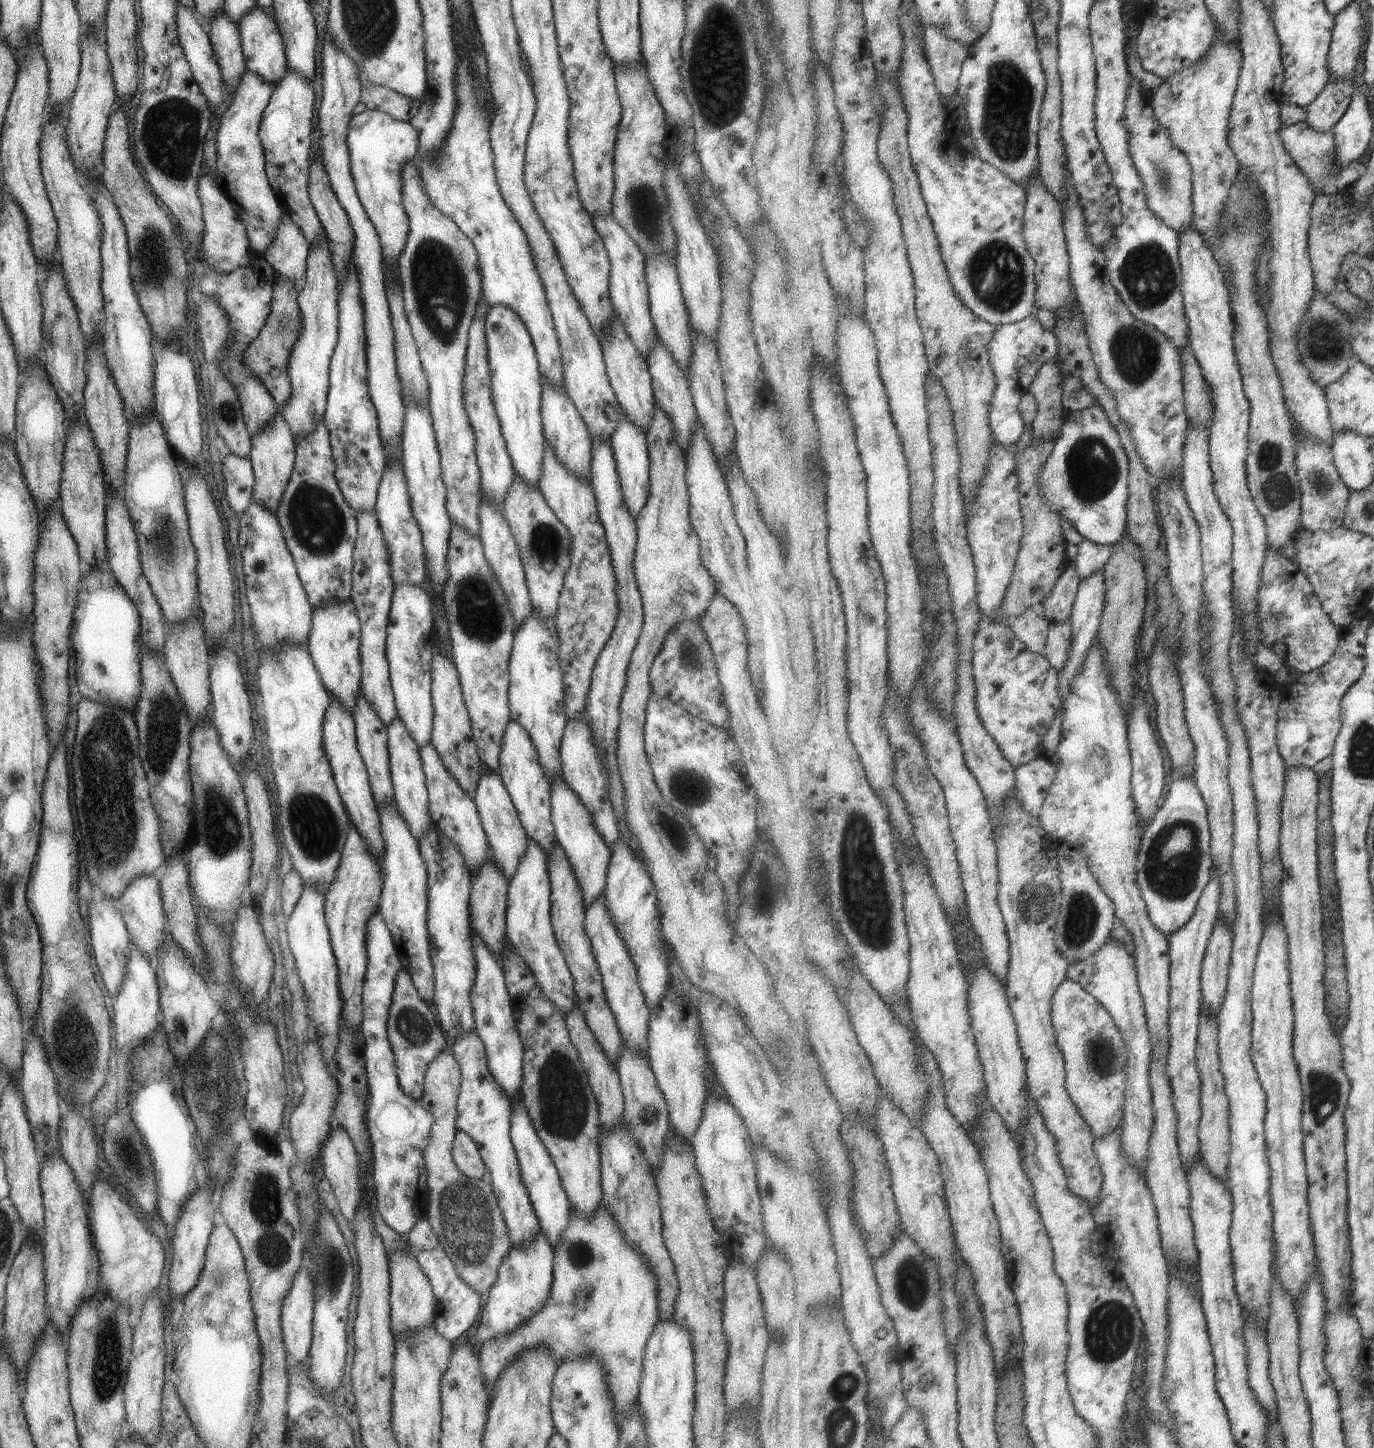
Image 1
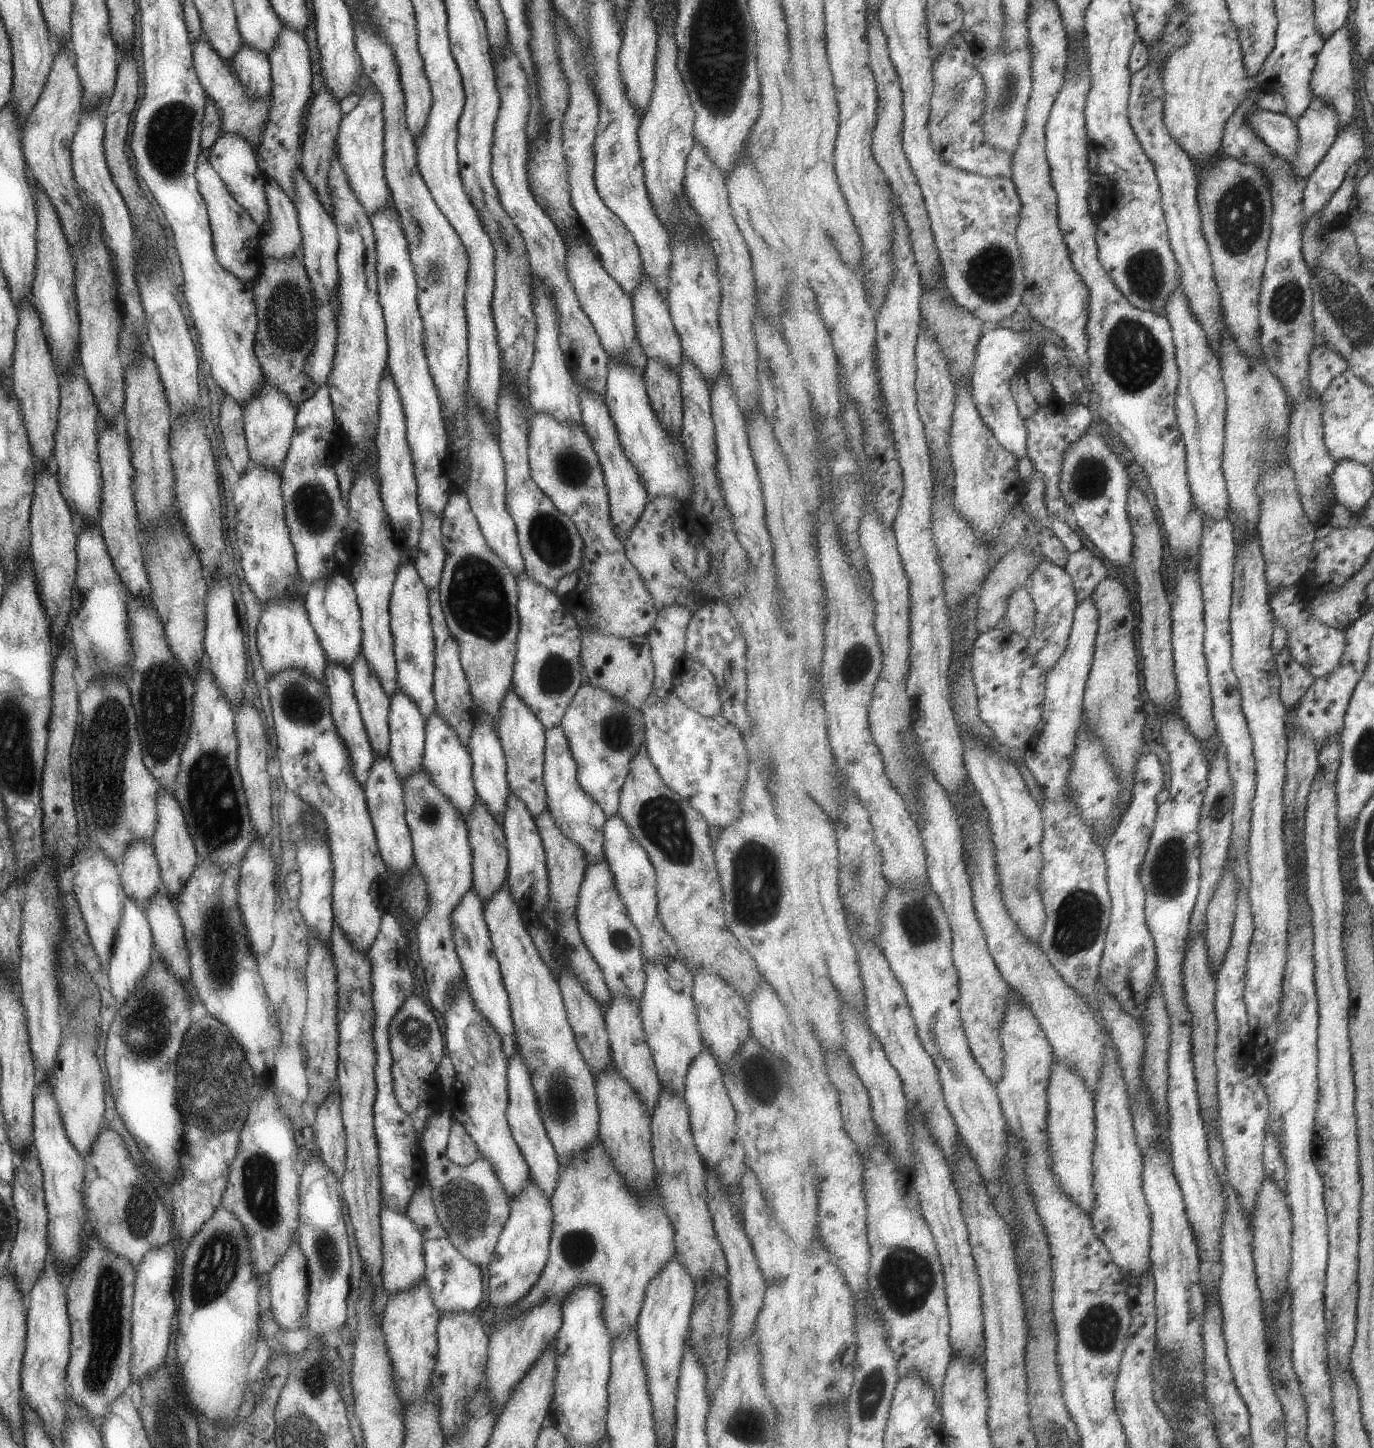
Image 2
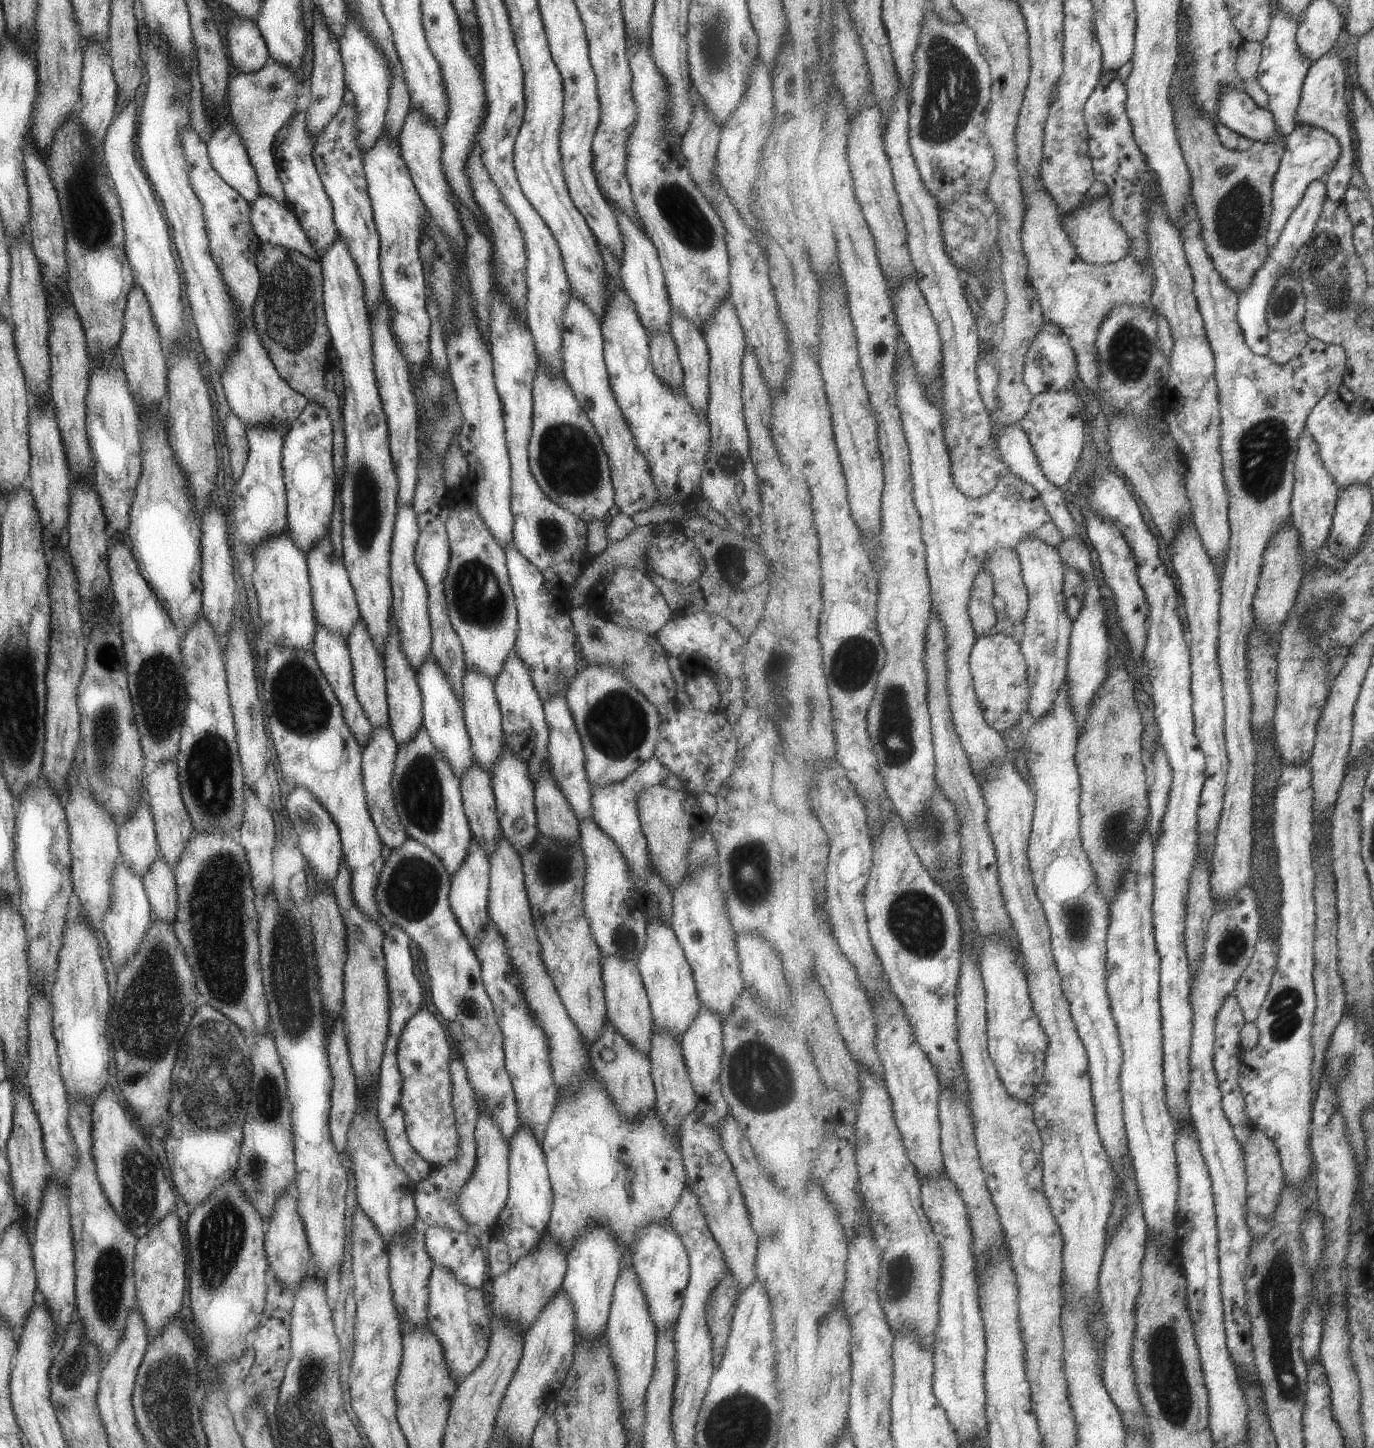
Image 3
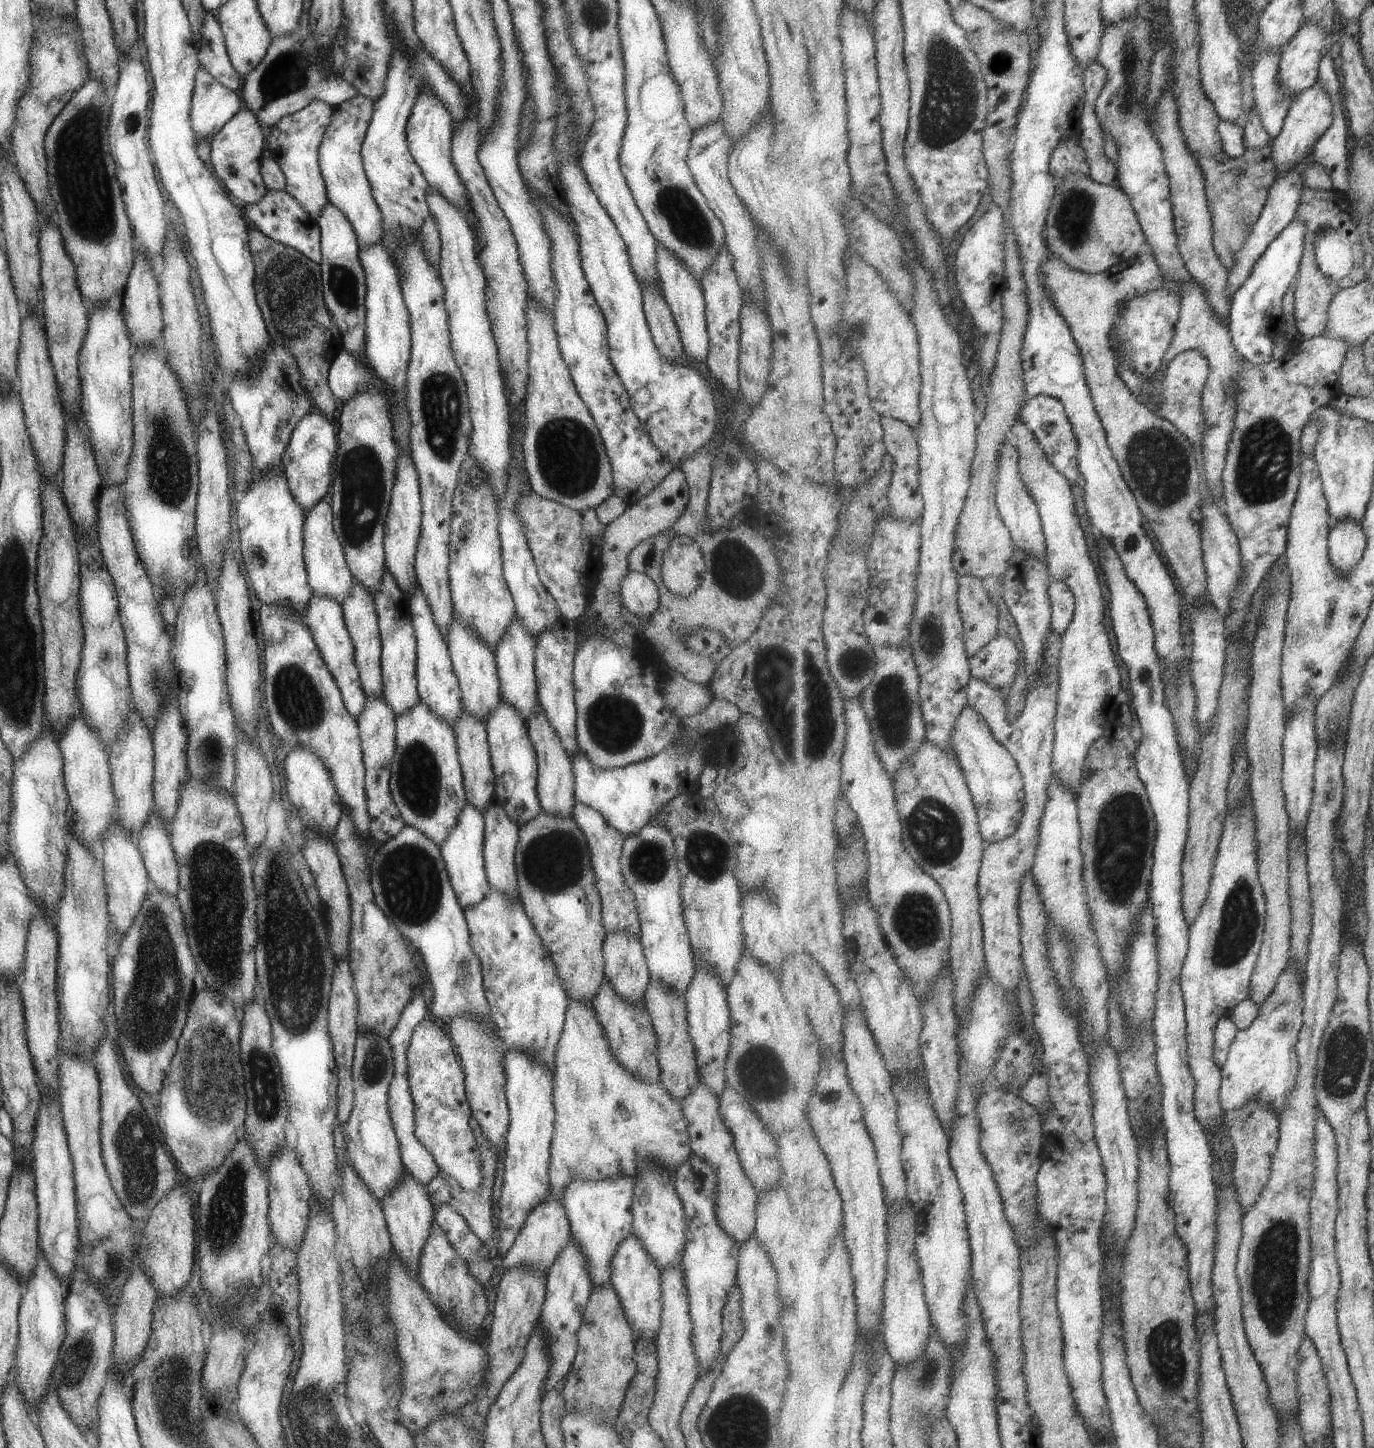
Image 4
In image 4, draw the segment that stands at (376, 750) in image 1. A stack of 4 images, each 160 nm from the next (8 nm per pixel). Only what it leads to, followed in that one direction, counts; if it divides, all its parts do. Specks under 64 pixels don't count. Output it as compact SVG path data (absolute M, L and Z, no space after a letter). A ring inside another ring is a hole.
M352 578L350 593L342 600L340 607L342 608L345 626L353 643L354 663L358 670L364 695L366 697L381 697L380 638L373 598Z

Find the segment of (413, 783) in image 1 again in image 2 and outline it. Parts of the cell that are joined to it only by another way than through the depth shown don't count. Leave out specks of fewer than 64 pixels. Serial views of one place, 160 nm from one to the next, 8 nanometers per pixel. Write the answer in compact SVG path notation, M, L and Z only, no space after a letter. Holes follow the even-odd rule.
M399 689L389 700L388 758L401 782L421 768L425 722L415 703Z

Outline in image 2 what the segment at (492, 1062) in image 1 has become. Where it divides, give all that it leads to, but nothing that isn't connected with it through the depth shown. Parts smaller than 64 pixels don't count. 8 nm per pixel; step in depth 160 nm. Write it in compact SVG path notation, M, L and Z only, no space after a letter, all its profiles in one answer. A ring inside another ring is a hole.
M471 886L452 910L452 915L450 916L452 939L463 971L464 983L473 1003L473 1008L497 1033L507 1064L507 1059L516 1052L513 1021L508 996L501 978L500 966L495 958L490 934L483 920L483 909L482 900L477 896L477 893Z

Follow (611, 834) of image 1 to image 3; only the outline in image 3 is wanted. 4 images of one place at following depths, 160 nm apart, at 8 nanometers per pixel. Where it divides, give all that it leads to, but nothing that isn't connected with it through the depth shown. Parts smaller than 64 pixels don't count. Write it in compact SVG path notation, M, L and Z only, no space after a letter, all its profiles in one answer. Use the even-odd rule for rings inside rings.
M587 665L566 688L564 696L574 720L584 754L584 771L590 786L604 787L629 776L641 762L652 756L658 739L658 710L634 689L611 665Z

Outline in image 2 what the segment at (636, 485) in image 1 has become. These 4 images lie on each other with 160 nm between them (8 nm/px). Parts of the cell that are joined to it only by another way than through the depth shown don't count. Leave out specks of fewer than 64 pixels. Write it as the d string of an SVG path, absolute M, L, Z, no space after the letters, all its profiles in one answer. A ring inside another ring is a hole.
M608 356L608 371L606 374L605 392L603 398L612 418L615 430L620 440L622 451L625 453L627 460L634 466L638 478L642 482L643 488L649 500L654 496L669 497L677 499L679 502L688 498L690 493L690 478L688 463L686 462L684 446L680 442L680 436L671 437L657 420L655 413L650 407L648 396L646 395L645 383L642 372L630 366L626 361L611 359Z

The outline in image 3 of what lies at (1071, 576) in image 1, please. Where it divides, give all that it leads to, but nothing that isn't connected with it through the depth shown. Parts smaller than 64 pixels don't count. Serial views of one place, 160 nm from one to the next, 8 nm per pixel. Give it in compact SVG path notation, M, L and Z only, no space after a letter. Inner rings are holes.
M1034 537L1020 543L1016 551L1022 562L1022 572L1030 603L1023 624L1025 631L1019 640L1028 662L1028 681L1032 698L1029 713L1035 720L1051 711L1057 693L1068 680L1068 658L1074 622L1068 615L1068 600L1064 595L1065 562L1060 552Z

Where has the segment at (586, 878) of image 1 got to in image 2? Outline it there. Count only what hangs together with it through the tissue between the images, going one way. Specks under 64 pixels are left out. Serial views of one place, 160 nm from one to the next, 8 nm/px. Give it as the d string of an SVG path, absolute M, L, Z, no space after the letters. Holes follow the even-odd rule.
M560 724L544 732L544 757L542 781L546 792L546 806L561 834L582 850L588 864L599 863L604 858L602 828L606 816L598 804L578 786L576 764L570 755L568 743Z

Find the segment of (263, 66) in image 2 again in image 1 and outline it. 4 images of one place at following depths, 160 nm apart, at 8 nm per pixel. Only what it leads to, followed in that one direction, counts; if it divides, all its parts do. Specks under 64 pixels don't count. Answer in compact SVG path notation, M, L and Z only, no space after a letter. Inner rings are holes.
M246 70L240 79L238 87L233 90L231 104L229 104L229 107L220 118L218 124L219 128L215 131L216 175L214 184L230 200L237 210L237 214L241 217L245 227L246 239L253 254L262 254L262 252L269 246L269 243L275 236L278 224L280 223L279 220L283 214L280 204L277 202L277 197L273 194L271 186L269 186L269 180L267 180L264 171L262 146L260 145L260 140L257 136L260 116L269 102L272 88L273 86L271 86L271 83L266 83L257 75Z

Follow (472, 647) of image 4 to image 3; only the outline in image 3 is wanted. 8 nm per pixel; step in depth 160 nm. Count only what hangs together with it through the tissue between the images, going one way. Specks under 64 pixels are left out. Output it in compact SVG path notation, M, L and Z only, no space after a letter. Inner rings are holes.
M466 669L462 678L462 715L464 716L464 725L470 740L471 752L473 753L474 762L478 764L484 771L489 772L491 776L491 770L496 763L497 757L502 751L504 745L504 736L500 723L500 708L494 695L494 681L488 676L483 675L479 671L473 671L472 669Z

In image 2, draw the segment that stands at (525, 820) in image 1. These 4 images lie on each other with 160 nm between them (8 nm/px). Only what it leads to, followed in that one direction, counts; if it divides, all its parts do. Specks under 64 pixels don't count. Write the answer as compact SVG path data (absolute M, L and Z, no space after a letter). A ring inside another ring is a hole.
M512 686L501 701L499 718L496 733L504 752L508 790L521 800L535 820L535 817L547 808L546 792L542 781L545 729L529 708L513 694Z

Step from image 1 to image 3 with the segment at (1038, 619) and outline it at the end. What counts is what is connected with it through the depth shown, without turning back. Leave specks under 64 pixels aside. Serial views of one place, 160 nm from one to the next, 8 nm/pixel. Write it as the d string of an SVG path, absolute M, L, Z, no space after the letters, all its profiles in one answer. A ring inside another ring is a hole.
M1000 549L990 557L984 570L993 575L996 594L1004 599L1003 610L1013 624L1018 627L1023 625L1030 603L1019 553L1012 549Z

